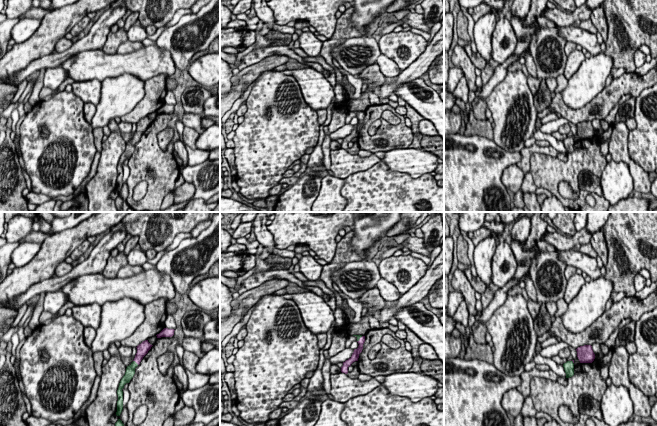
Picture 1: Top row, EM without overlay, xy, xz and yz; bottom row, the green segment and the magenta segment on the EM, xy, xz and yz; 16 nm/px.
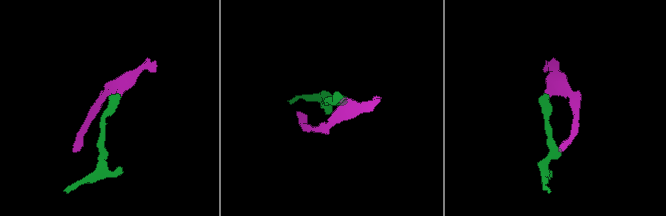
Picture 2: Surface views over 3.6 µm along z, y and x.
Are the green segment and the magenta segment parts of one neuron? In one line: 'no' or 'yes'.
yes

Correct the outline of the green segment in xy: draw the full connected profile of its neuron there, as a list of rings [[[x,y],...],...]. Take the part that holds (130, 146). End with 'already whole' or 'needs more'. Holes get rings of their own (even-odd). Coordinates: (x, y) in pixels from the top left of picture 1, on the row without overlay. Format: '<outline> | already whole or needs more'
[[[145,116],[136,123],[137,129],[135,131],[135,134],[133,138],[129,142],[127,142],[125,151],[121,155],[118,166],[117,166],[117,171],[118,171],[117,188],[116,188],[117,192],[120,192],[123,186],[123,167],[122,165],[124,164],[124,161],[126,159],[129,159],[130,156],[133,154],[135,150],[135,144],[140,140],[141,136],[148,129],[148,127],[151,125],[152,122],[153,121],[151,121],[148,118],[148,116]]] | needs more

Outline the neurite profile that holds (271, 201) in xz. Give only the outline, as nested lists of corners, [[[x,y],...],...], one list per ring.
[[[271,195],[271,196],[268,196],[265,200],[266,200],[266,204],[267,204],[267,212],[274,212],[275,205],[278,200],[278,196]]]

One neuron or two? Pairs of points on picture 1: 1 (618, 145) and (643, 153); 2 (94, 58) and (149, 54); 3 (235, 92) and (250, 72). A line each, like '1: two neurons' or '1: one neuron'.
1: two neurons
2: one neuron
3: one neuron

